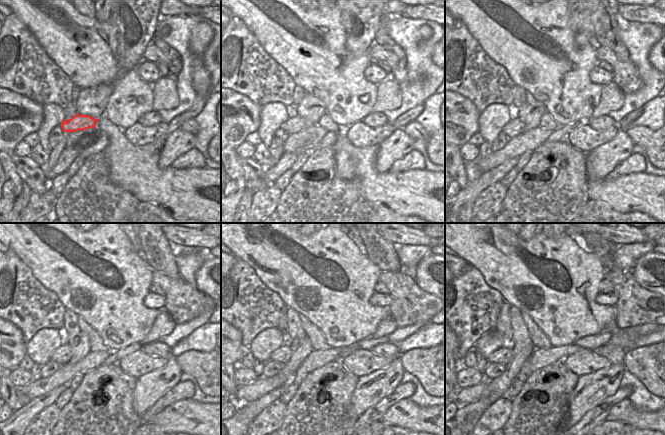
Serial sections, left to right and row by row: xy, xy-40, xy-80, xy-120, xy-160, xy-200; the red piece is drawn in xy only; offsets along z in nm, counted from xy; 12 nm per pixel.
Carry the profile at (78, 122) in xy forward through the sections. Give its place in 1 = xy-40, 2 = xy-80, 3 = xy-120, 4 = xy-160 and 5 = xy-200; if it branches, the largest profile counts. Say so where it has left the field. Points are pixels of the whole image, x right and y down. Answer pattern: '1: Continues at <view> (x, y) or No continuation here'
1: Continues at xy-40 (294, 124)
2: Continues at xy-80 (513, 128)
3: Continues at xy-120 (62, 354)
4: Continues at xy-160 (282, 355)
5: Continues at xy-200 (503, 355).

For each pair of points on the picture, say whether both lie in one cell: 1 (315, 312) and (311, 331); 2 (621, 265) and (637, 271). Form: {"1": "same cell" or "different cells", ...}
{"1": "different cells", "2": "different cells"}

